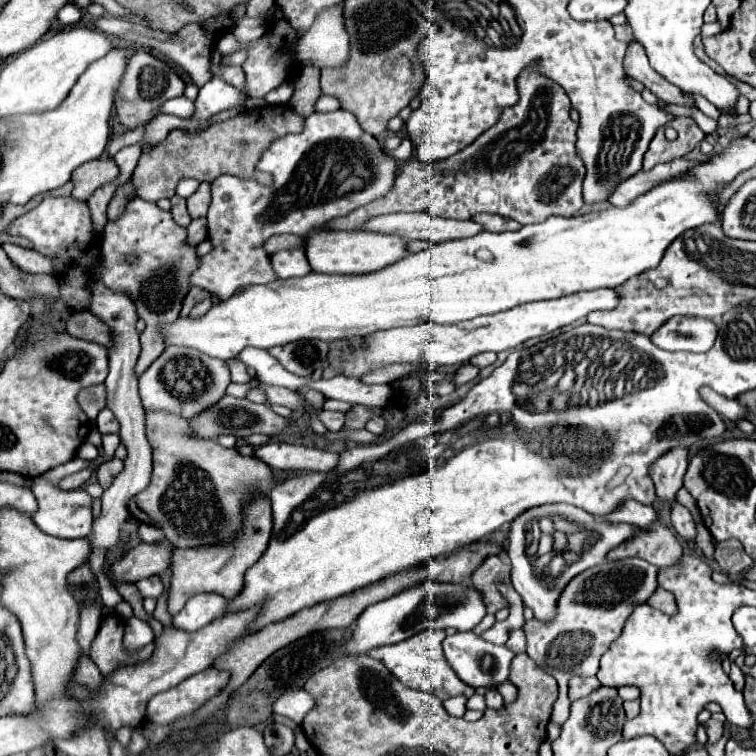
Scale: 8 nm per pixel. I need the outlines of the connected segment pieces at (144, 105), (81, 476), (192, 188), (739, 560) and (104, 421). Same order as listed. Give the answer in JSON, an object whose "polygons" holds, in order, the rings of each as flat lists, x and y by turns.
{"polygons":[[[138,50,134,56,130,56,130,60,126,64,126,72,116,90,114,106,116,106,116,114,118,114,120,122,128,128,136,128,138,124,144,124,152,118,152,110,156,110,156,106,160,106,160,102,166,102,180,94,184,94,184,82,172,70,172,66,168,66,166,62,154,58,152,54,148,54,144,50]],[[90,468,80,470,80,472,76,472,76,474,70,474,70,476,62,478,62,480,58,482,58,488,60,488,60,490,76,490,76,488,82,488,82,486,88,482,90,476,92,476,92,470,90,470]],[[184,178,184,180,180,180,178,182,178,188,176,188,176,194,178,196,182,196,182,198,188,198,190,194,194,194,196,192,196,188,200,186,200,182,198,180,194,180,194,178]],[[724,540,724,542,716,542,714,544,714,560,720,564,722,572,734,576,740,574,744,570,748,570,748,566,754,564,752,558,748,558,744,546,738,540]],[[104,408,98,418,96,418,96,428,100,430,100,434,112,434,112,432,118,432,118,422,112,414,112,410]]]}

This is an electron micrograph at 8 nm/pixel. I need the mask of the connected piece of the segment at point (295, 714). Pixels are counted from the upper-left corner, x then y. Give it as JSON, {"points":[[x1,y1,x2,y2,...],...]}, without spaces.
{"points":[[294,690,284,696,280,696,274,702,274,714,282,714,286,718,292,718,296,724,302,724,306,712,314,706,312,696,304,694,304,690]]}

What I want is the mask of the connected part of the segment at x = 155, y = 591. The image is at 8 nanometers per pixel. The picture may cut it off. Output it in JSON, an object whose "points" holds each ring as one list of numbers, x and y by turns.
{"points":[[150,576,150,578,146,578,146,580,140,580,138,584,138,590,140,590,140,594,146,598,146,596,150,596,150,598,158,598,160,594,162,594,162,578,160,576]]}

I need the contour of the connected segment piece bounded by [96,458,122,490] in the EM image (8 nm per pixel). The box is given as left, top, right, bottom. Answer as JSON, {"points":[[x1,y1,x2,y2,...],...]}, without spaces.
{"points":[[114,458,110,462,104,462,102,466,98,466,96,470,96,478,98,478,98,484,106,490,110,484,112,484,112,478,116,478,116,474,122,470,122,460]]}

